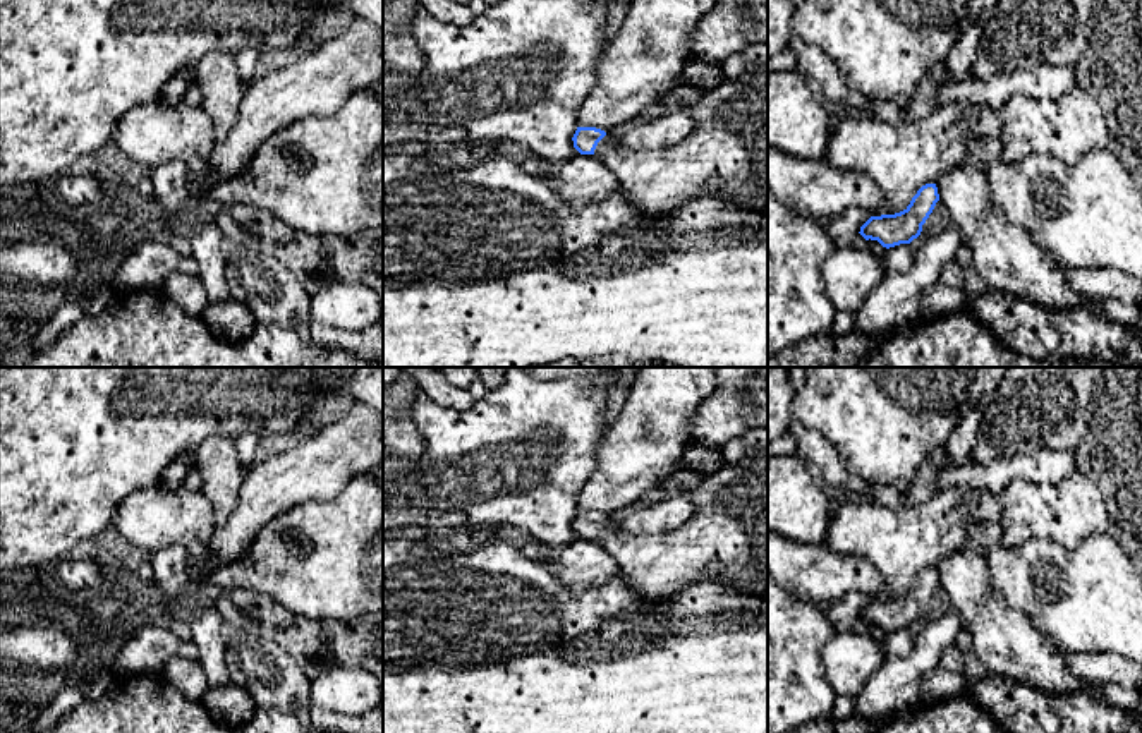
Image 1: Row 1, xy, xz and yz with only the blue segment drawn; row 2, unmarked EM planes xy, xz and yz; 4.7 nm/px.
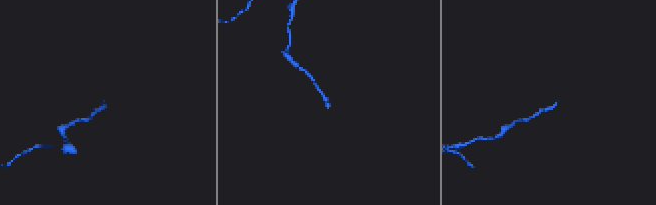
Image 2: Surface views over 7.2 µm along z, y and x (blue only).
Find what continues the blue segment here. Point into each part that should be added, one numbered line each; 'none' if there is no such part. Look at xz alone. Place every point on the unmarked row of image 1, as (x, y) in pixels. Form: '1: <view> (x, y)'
1: xz (725, 541)

